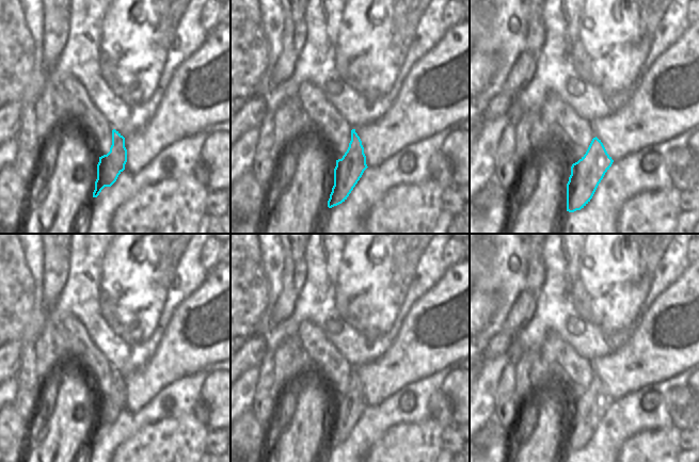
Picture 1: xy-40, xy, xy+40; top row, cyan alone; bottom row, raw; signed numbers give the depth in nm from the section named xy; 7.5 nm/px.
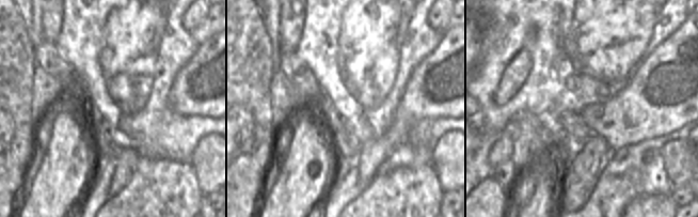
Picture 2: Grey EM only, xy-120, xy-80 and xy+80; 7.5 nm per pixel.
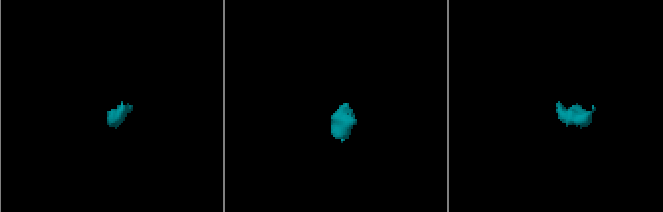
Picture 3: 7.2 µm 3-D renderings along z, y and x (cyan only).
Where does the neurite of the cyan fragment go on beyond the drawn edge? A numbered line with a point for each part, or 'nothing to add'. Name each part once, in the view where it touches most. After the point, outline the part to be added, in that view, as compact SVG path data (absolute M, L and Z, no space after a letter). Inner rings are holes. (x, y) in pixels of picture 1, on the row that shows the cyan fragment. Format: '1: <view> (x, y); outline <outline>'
1: xy (326, 124); outline M303 82L300 85L298 98L308 117L307 128L313 139L322 142L332 152L332 156L335 160L341 159L349 147L351 130L353 128L328 100L323 91L312 82Z

